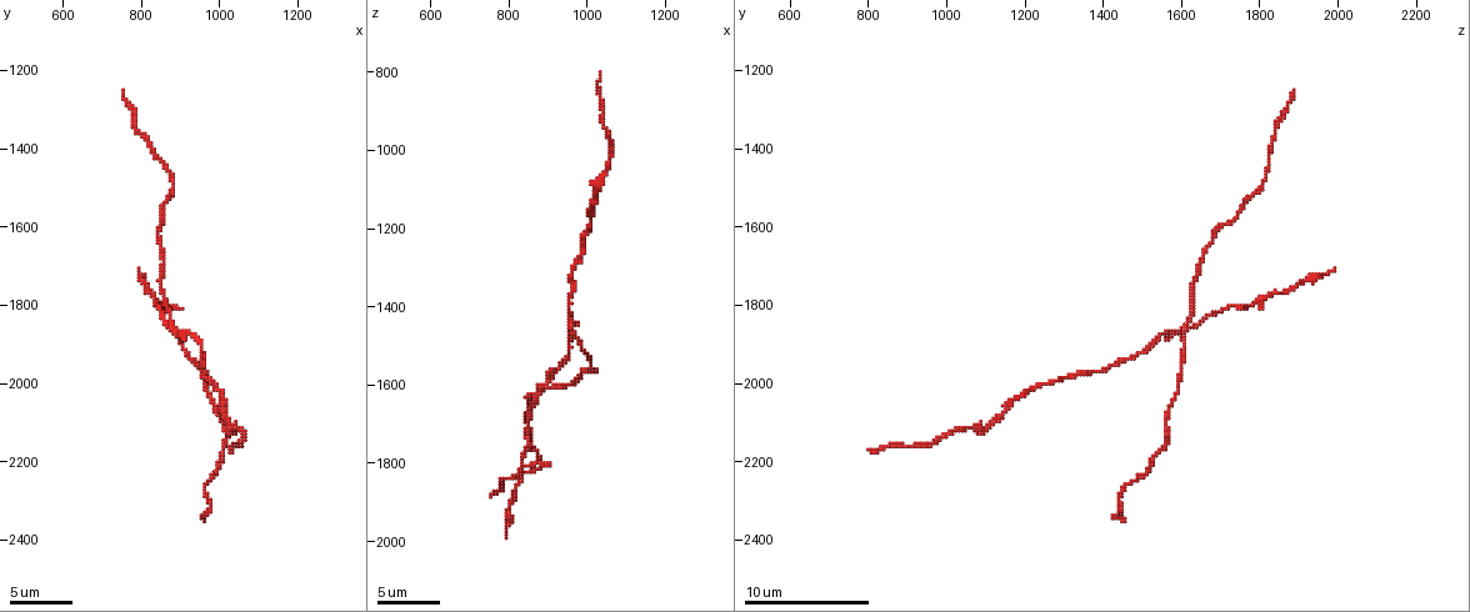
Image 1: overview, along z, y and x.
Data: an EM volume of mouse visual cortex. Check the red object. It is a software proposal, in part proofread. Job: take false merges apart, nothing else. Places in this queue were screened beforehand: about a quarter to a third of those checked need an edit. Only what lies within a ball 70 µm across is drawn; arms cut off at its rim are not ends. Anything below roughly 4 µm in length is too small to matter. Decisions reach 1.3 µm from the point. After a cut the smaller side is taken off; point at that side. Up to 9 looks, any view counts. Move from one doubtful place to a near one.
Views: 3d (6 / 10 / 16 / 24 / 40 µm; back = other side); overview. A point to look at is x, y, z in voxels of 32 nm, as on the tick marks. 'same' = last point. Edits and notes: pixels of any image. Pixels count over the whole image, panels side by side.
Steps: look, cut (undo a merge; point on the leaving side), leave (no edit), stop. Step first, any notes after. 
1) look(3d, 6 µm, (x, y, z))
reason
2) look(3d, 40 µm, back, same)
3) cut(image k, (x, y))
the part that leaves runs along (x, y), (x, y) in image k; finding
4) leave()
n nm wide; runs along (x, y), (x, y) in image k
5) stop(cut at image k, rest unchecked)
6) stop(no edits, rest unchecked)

look(3d, 6 µm, (1025, 2090, 1130))
narrows sharply

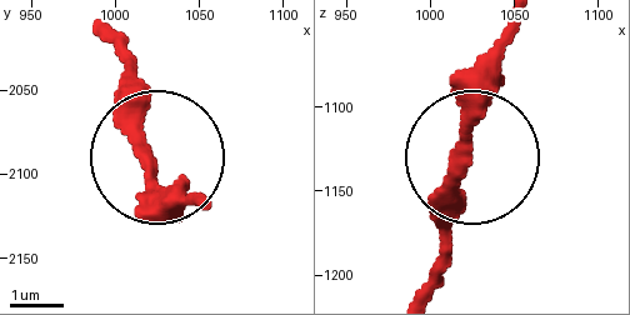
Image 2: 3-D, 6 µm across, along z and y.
cut(image 2, (155, 214))
the part that leaves runs along (460, 149), (500, 33) in image 2; a second neuron is stuck on

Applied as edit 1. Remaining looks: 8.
look(overview)
see it whole again

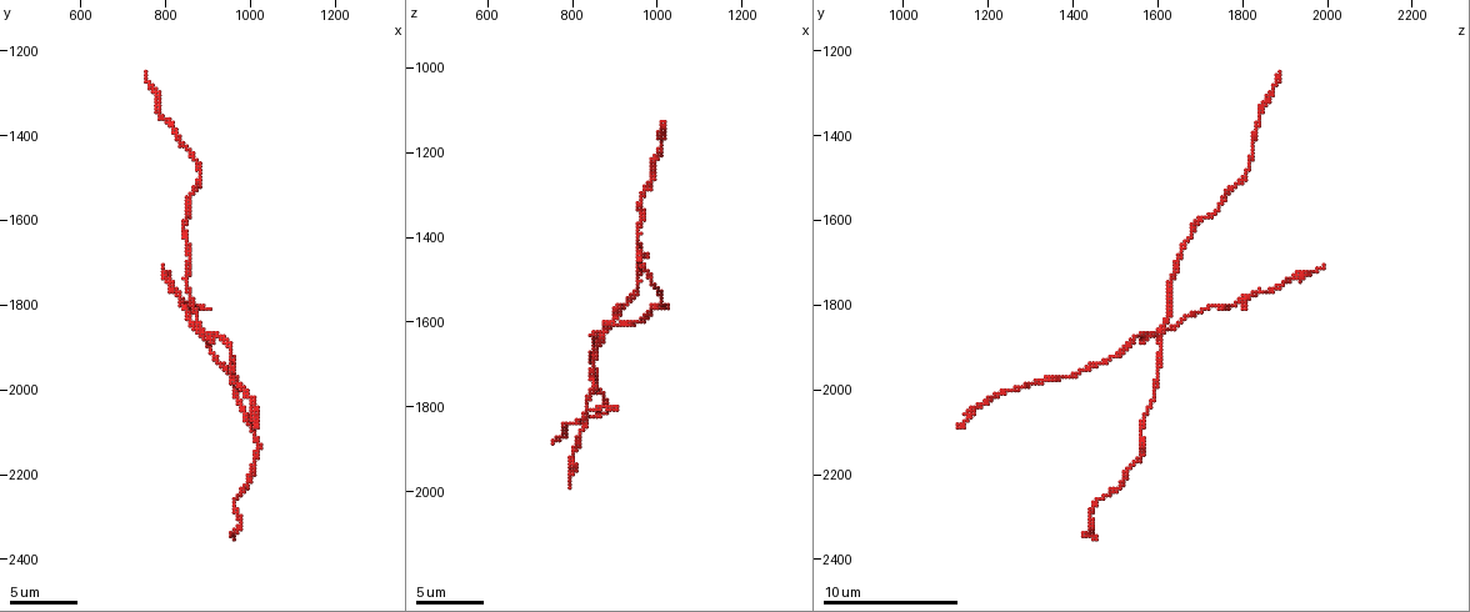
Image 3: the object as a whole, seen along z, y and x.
look(3d, 10 µm, (870, 1835, 1620))
three arms meet

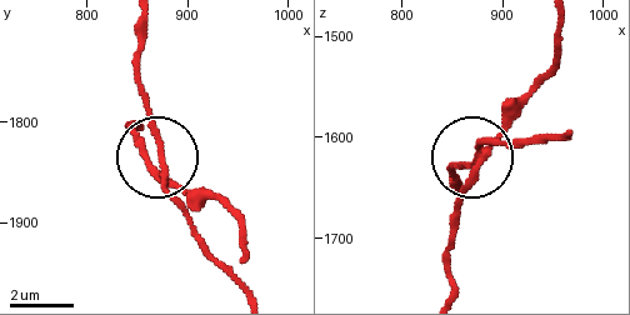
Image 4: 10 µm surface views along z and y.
look(3d, 10 µm, back, same)

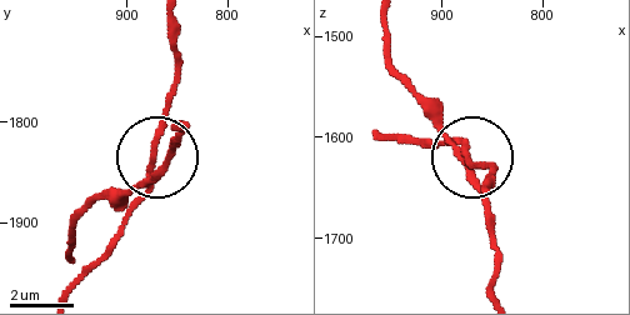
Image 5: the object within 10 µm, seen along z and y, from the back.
leave()
200 nm wide; continuous, no second neuron

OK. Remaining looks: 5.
look(3d, 16 µm, (955, 1970, 1370))
sudden change in width

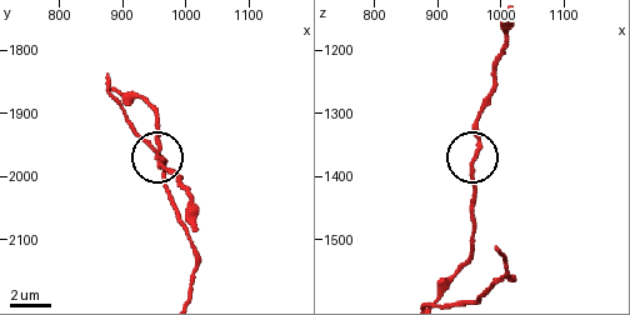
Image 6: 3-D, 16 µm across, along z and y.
leave()
all the same neuron

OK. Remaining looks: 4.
stop(cut at image 2, rest unchecked)

